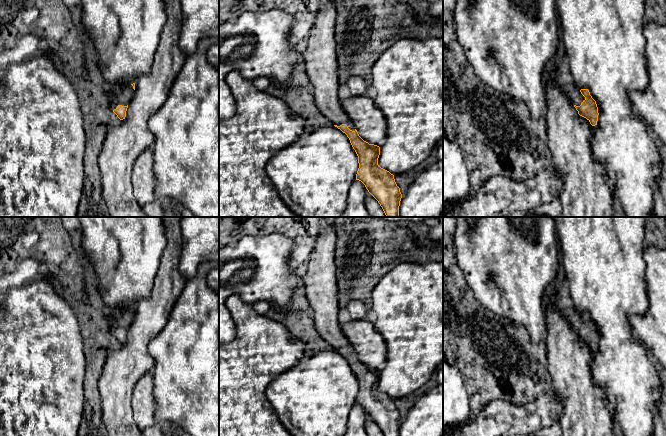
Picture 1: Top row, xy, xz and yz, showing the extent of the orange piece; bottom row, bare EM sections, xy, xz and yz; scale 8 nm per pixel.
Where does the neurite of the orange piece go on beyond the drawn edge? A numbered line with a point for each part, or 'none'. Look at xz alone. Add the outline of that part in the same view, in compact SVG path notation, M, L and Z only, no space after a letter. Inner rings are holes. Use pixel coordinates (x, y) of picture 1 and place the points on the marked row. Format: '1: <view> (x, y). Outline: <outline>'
1: xz (320, 64). Outline: M320 0L313 28L307 38L308 46L303 53L305 74L309 78L314 101L319 111L334 125L346 124L355 131L355 126L344 111L338 98L340 86L336 41L335 1Z

